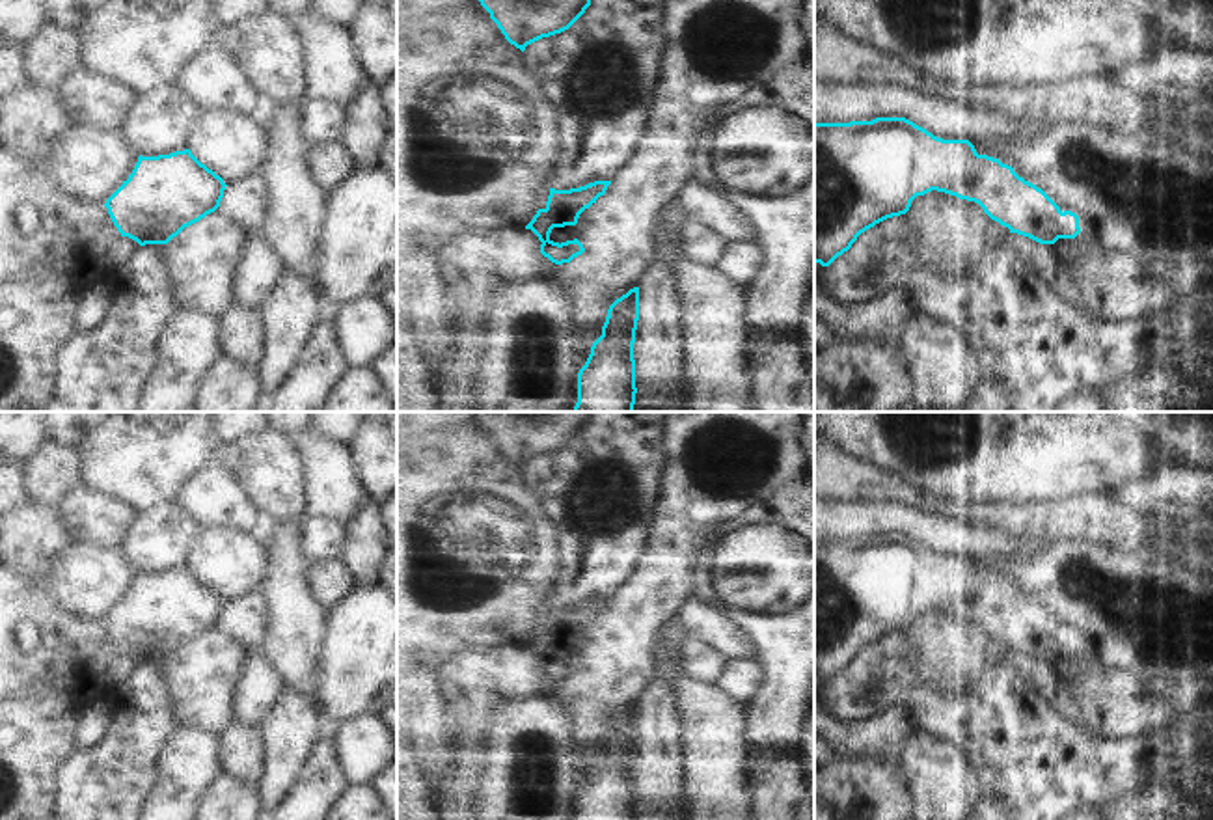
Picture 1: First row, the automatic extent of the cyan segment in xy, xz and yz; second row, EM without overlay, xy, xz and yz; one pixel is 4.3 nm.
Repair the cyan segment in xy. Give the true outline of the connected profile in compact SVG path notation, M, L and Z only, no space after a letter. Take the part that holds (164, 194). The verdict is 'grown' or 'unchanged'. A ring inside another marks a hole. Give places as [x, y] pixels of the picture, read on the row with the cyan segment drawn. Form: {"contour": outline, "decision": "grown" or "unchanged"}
{"contour": "M190 149L138 157L127 181L104 207L121 233L145 244L168 244L184 227L220 207L225 183Z", "decision": "unchanged"}

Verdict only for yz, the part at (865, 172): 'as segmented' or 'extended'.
as segmented

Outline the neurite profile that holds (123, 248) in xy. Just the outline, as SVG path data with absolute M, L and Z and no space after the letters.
M119 237L110 253L108 253L108 266L116 270L117 266L125 265L136 252L140 244L129 237Z

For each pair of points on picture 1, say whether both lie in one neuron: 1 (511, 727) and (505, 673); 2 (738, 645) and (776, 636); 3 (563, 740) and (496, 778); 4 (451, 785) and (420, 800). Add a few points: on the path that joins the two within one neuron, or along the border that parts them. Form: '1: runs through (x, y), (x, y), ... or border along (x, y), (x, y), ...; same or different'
1: border along (546, 692), (507, 701), (494, 714), (485, 740); different
2: border along (729, 610), (755, 642), (757, 656); different
3: runs through (546, 755), (524, 759), (513, 766); same
4: border along (427, 776), (436, 800); different

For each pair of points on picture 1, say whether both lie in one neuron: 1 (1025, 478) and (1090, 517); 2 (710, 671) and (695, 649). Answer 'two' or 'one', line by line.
1: two
2: one

